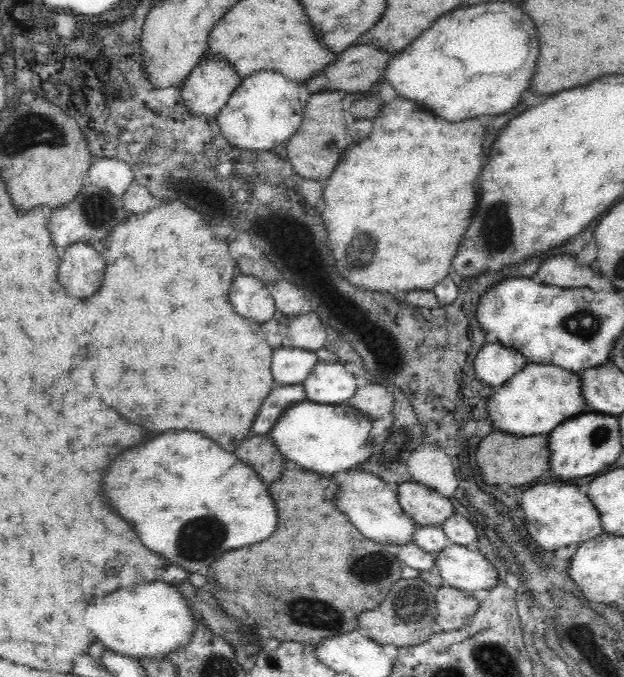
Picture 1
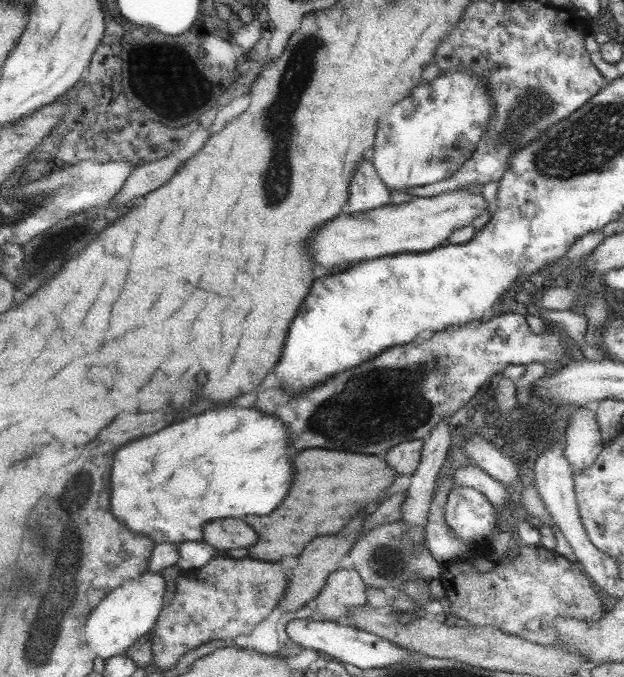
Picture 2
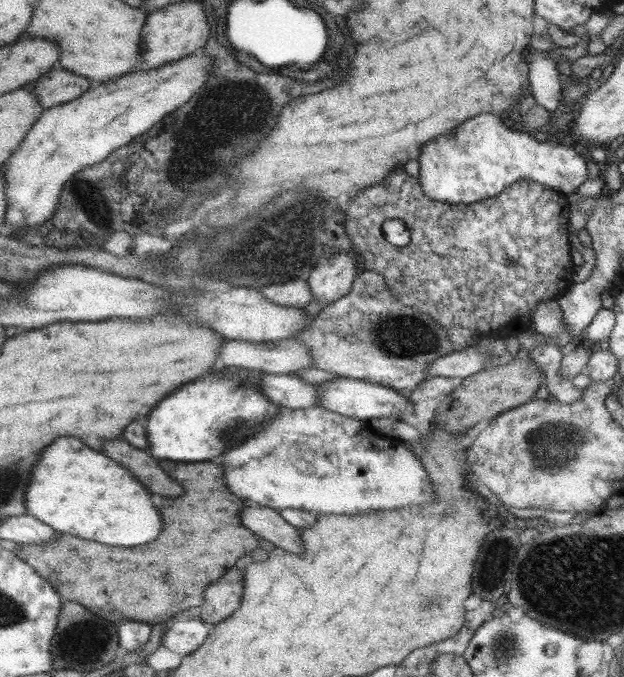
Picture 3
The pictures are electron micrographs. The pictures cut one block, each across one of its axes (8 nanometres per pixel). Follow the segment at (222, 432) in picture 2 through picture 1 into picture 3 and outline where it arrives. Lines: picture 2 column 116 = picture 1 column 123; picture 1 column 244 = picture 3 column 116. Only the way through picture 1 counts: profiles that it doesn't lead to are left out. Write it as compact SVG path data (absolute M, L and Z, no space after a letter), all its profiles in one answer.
M55 438L47 444L29 472L25 512L59 534L79 536L107 546L137 546L151 542L161 528L153 506L156 498L125 468L103 454L85 448L75 438Z

